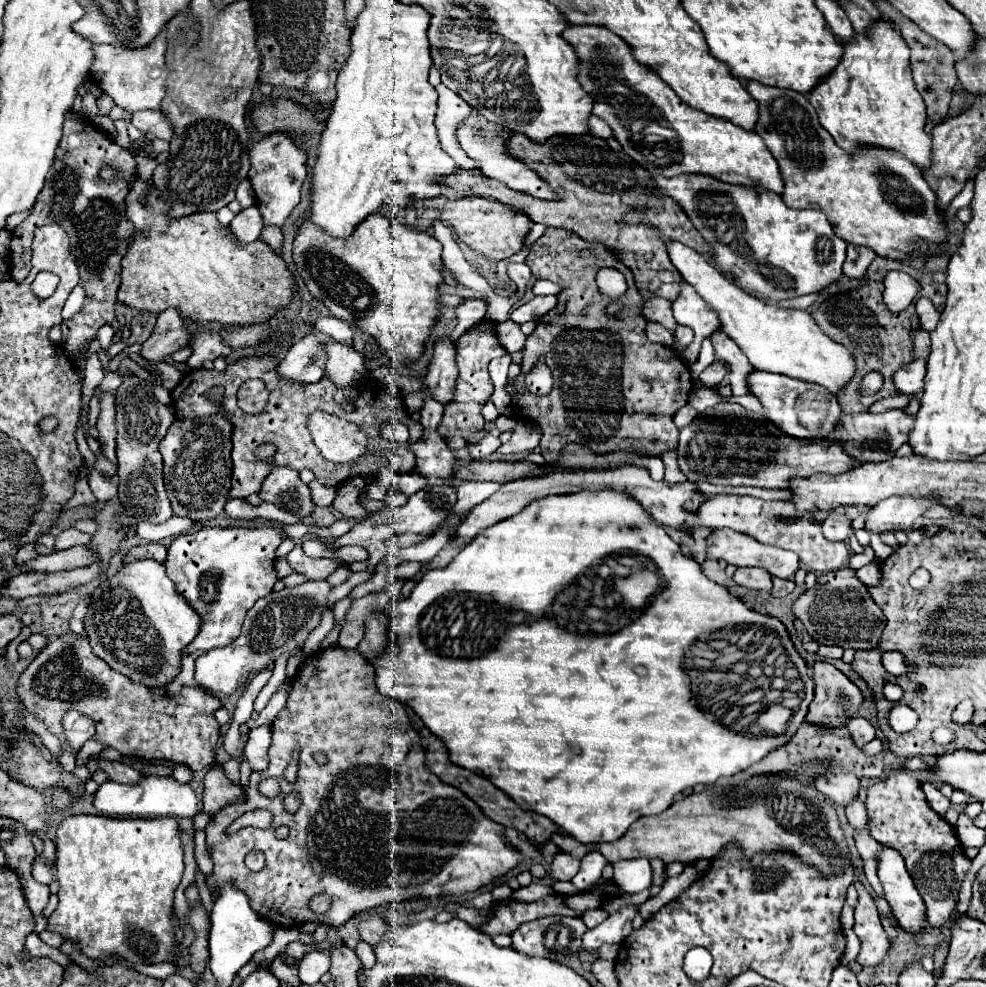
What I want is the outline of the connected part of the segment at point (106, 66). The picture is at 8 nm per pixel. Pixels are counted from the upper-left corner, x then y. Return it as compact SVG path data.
M166 28L146 46L146 48L118 48L112 44L96 44L94 54L96 62L90 70L92 80L102 88L104 94L108 94L118 106L138 112L138 110L160 110L164 92L166 92L166 56L168 40L166 40Z

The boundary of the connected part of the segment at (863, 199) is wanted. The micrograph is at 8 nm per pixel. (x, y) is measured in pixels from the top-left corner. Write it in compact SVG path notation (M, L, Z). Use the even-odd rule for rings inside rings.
M746 82L746 90L758 102L760 118L756 132L778 160L784 192L782 200L790 208L818 208L824 212L842 240L866 244L882 258L900 260L900 252L912 254L916 238L944 242L946 232L940 226L942 214L936 208L936 196L922 178L918 166L910 164L900 152L862 146L848 154L826 132L808 98L786 88L770 88L758 82Z

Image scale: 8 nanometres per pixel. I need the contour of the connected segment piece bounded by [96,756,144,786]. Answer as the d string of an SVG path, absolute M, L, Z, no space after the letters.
M96 756L98 758L98 768L100 770L104 770L106 774L108 774L108 778L110 780L114 780L114 782L120 782L120 784L136 784L136 782L140 782L144 776L138 772L138 770L134 770L134 768L130 768L130 766L126 766L126 764L120 764L120 762L108 762L108 760L102 760L100 756Z

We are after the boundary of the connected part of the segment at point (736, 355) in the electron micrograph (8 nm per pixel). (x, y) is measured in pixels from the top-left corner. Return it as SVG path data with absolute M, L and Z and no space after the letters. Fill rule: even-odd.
M714 336L712 344L716 350L716 360L724 362L728 368L728 382L732 386L732 394L750 394L750 390L746 388L746 376L754 372L754 366L746 360L746 354L728 336Z

